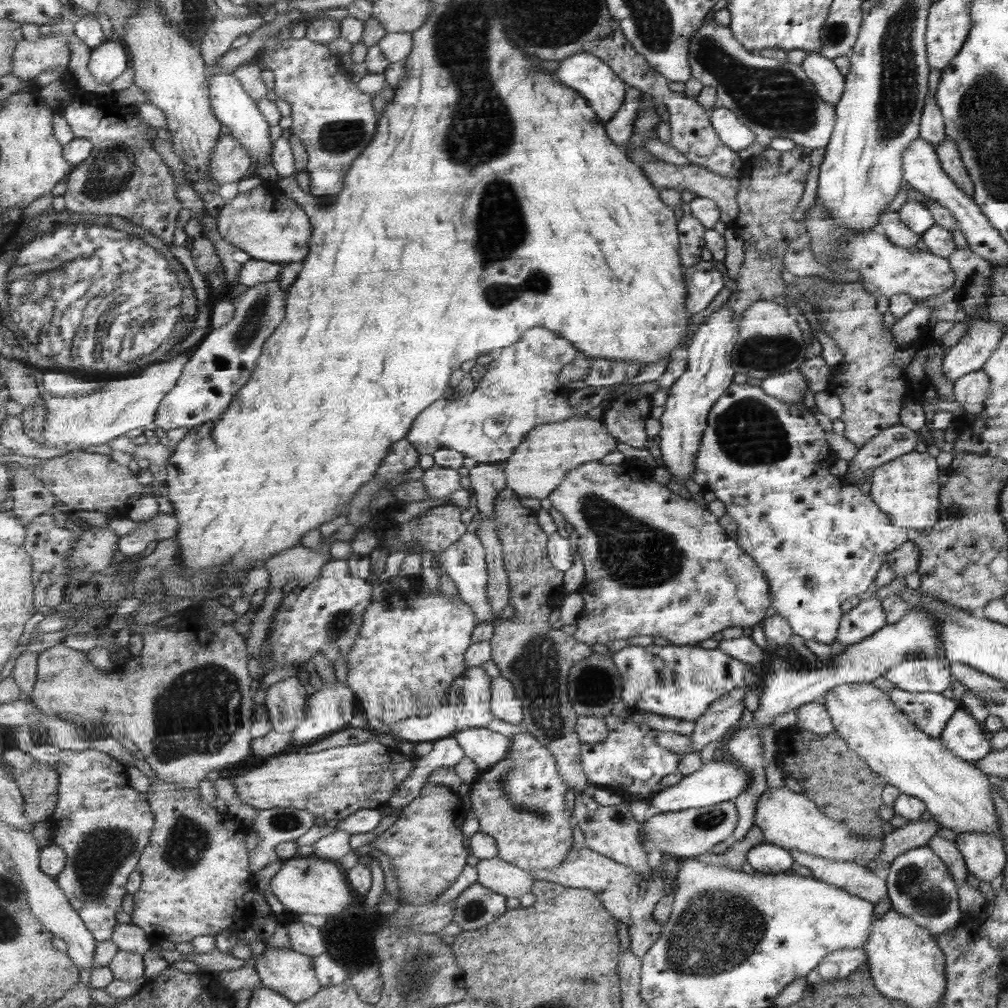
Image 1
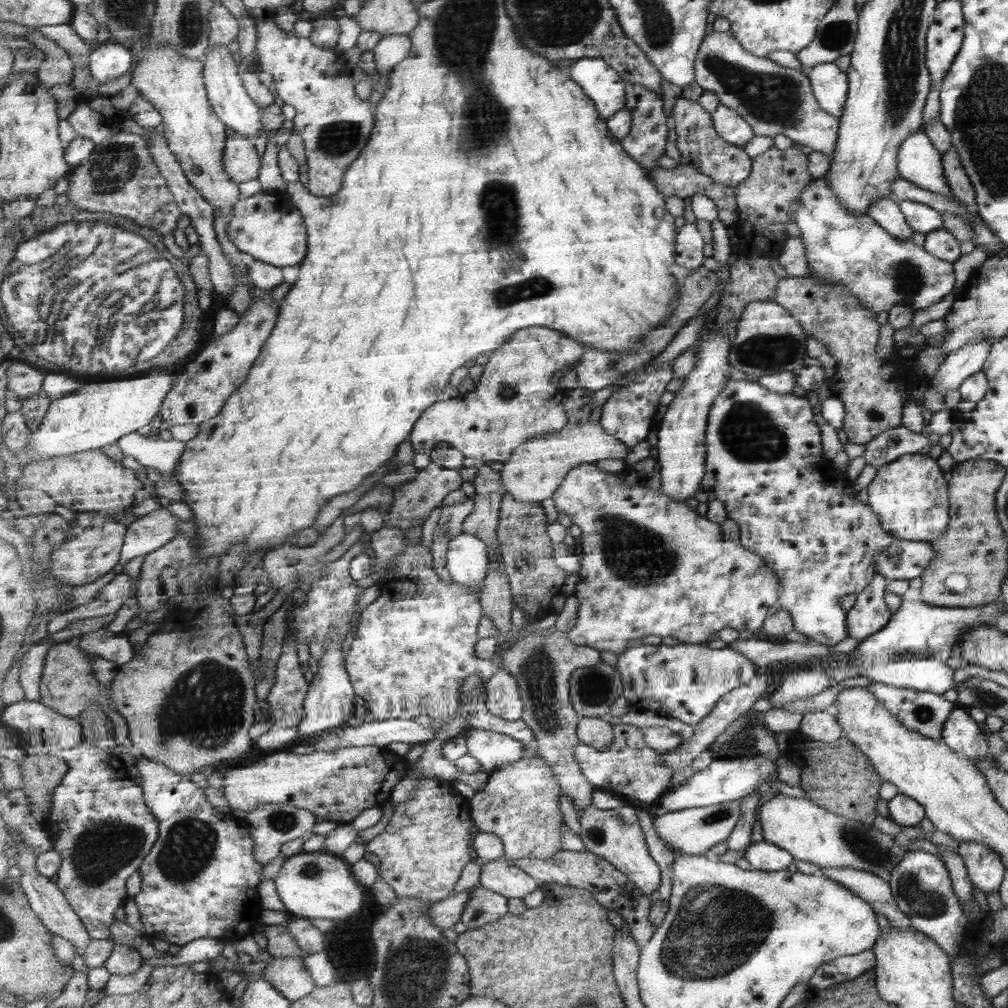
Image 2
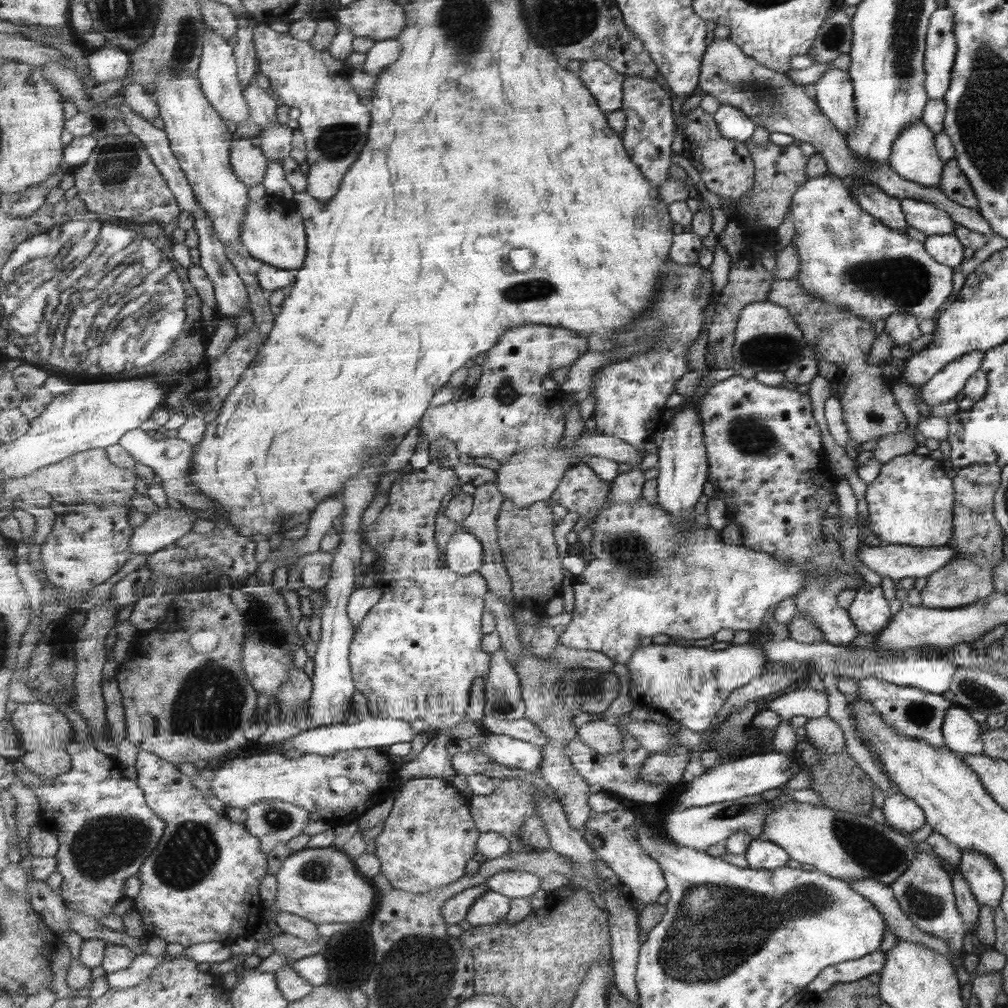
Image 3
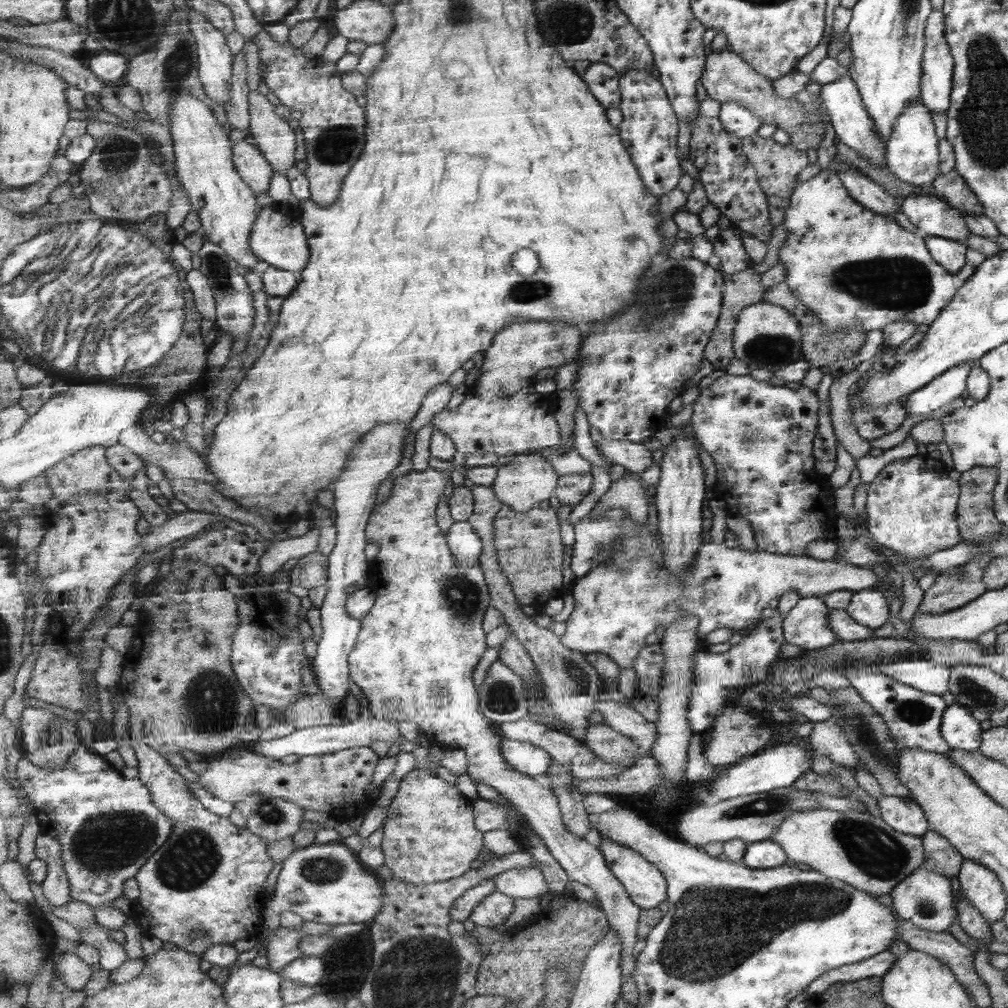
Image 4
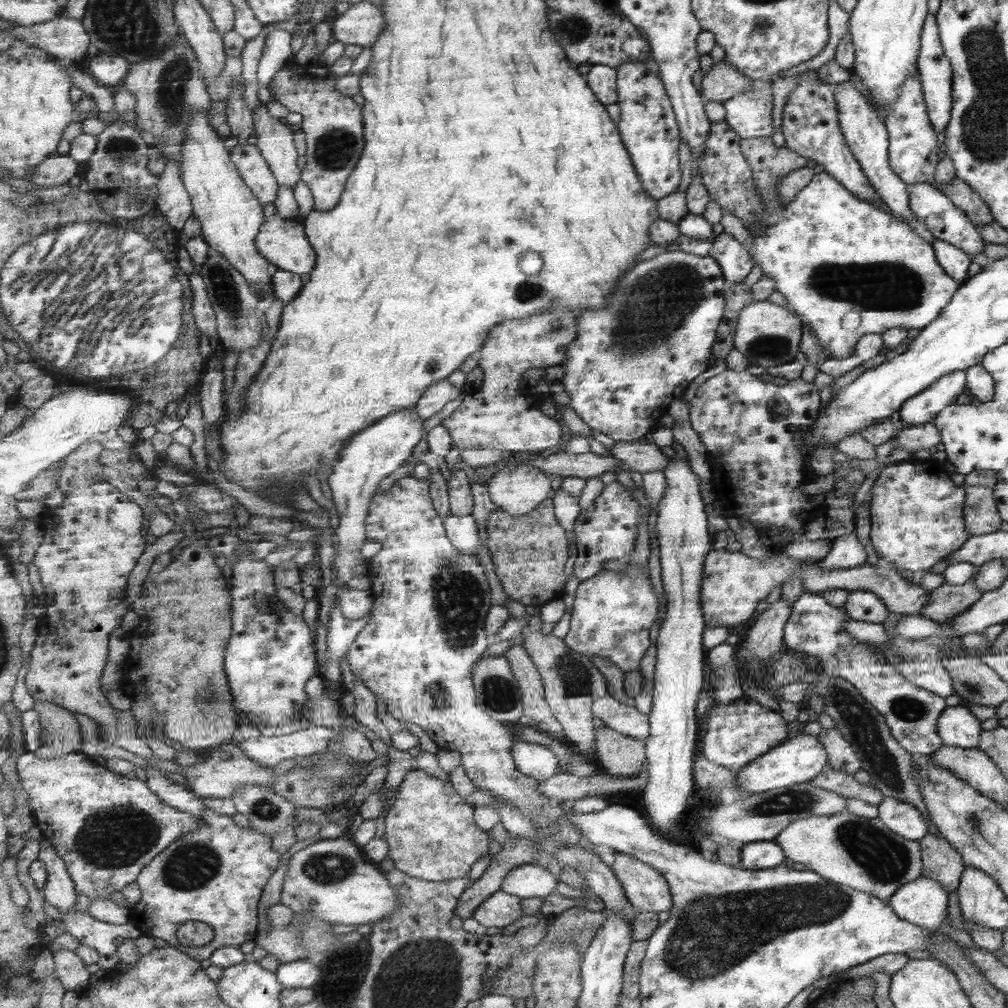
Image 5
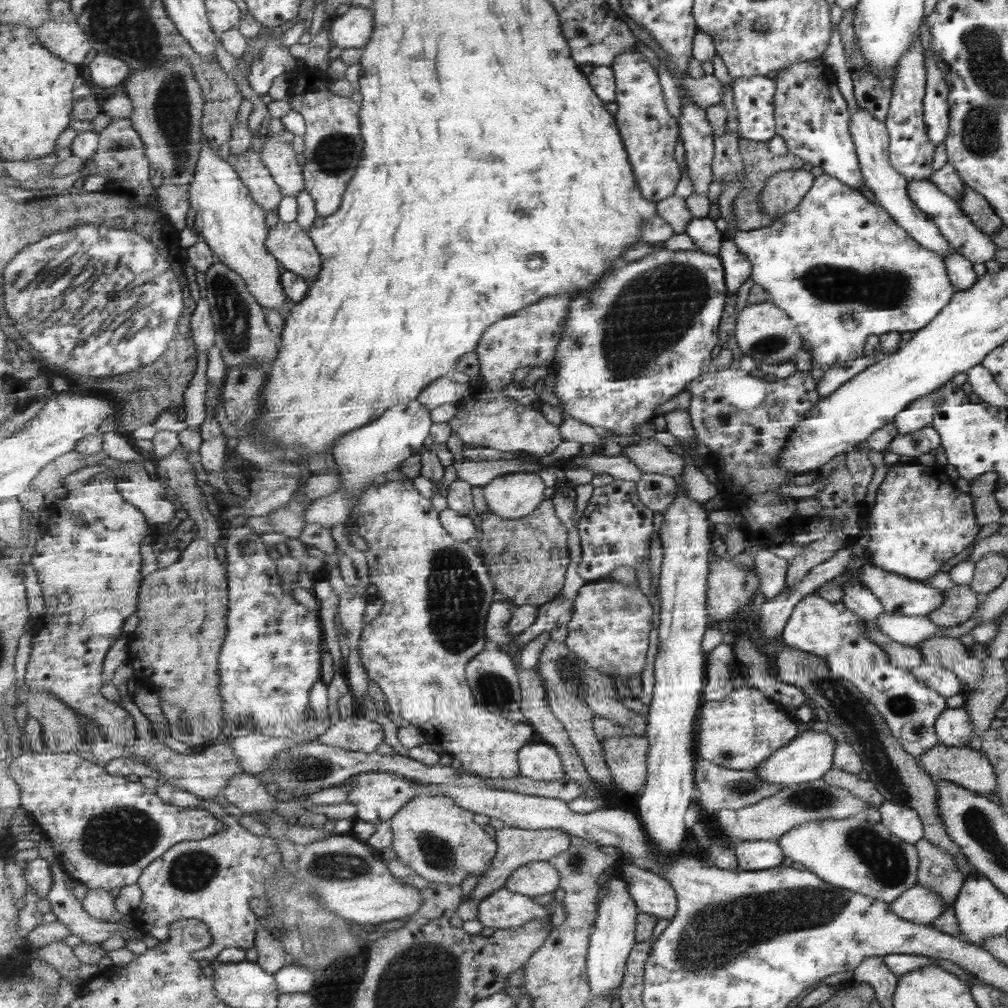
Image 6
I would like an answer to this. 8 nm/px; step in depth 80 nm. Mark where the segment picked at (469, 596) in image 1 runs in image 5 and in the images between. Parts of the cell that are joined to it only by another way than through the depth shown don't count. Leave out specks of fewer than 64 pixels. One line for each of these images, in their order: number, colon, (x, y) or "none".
2: (468, 560)
3: (464, 552)
4: (464, 542)
5: (464, 532)

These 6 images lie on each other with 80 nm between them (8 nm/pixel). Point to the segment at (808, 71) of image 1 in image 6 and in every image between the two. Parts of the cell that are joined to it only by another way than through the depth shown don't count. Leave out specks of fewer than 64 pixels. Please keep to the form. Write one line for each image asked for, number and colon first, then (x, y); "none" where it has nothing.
2: (829, 85)
3: (833, 91)
4: (841, 101)
5: (863, 129)
6: (887, 187)

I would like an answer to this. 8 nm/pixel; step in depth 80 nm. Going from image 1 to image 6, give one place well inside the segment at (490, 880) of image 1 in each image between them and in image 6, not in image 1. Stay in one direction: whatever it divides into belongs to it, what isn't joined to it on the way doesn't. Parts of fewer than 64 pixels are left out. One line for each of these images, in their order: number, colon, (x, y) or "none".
2: (500, 876)
3: (514, 884)
4: (518, 883)
5: (526, 881)
6: (535, 879)

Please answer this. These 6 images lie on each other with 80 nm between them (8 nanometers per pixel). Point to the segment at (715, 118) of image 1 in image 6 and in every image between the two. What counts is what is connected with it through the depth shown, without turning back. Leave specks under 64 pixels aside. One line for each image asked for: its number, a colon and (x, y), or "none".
2: (733, 128)
3: (733, 123)
4: (738, 120)
5: (749, 114)
6: (755, 102)

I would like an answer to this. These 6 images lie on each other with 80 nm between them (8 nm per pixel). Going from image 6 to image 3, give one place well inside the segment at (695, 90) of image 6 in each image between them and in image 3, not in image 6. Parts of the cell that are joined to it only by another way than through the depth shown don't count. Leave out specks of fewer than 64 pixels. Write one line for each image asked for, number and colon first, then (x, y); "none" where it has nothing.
3: (771, 99)
4: (727, 77)
5: (722, 82)

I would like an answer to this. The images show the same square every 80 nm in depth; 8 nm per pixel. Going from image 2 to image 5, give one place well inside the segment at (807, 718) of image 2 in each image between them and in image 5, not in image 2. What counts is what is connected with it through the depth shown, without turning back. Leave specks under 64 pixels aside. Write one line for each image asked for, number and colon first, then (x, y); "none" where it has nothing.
3: (822, 733)
4: (827, 738)
5: (839, 754)

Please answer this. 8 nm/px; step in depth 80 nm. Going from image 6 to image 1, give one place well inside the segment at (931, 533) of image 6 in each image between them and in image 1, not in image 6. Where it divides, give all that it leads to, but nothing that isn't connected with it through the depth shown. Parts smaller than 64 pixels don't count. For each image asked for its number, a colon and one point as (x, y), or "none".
1: (905, 487)
2: (908, 495)
3: (909, 503)
4: (910, 506)
5: (916, 519)

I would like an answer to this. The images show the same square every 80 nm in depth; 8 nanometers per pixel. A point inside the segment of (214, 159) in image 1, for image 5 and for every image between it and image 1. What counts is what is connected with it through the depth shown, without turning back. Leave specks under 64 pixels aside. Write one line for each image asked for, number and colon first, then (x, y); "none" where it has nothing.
2: (241, 161)
3: (250, 163)
4: (256, 170)
5: (255, 170)

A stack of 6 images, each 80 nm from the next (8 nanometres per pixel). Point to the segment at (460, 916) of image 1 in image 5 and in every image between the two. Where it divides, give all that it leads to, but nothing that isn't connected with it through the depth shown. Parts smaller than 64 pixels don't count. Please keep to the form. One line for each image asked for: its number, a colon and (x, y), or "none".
2: (485, 907)
3: (491, 908)
4: (495, 910)
5: (501, 910)

